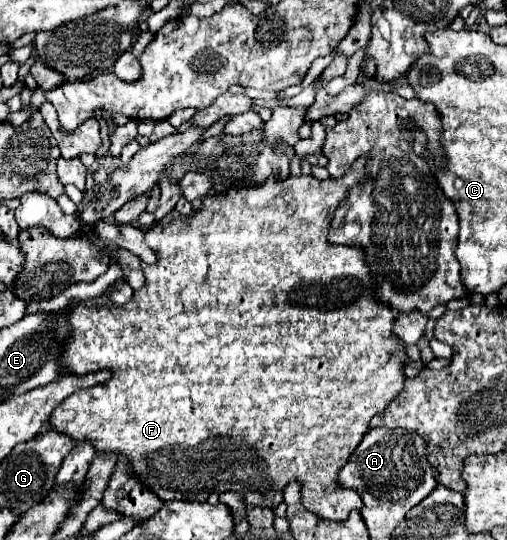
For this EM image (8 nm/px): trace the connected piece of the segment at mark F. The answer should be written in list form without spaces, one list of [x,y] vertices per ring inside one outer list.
[[[362,156],[362,160],[356,160],[350,170],[342,176],[342,178],[326,178],[322,182],[318,182],[314,176],[298,176],[298,178],[286,178],[284,182],[278,182],[274,178],[268,178],[262,186],[256,186],[256,188],[244,188],[244,190],[232,190],[232,192],[226,192],[224,196],[208,196],[204,198],[202,202],[202,208],[200,210],[194,210],[190,216],[182,216],[178,214],[176,210],[168,212],[162,220],[156,222],[156,226],[152,226],[148,232],[146,232],[146,244],[158,252],[160,260],[152,266],[144,266],[144,276],[146,276],[146,286],[136,290],[134,292],[134,298],[124,304],[124,306],[112,306],[112,304],[104,304],[104,306],[84,306],[84,304],[72,304],[70,306],[70,324],[72,324],[72,338],[66,346],[66,350],[62,352],[62,366],[66,366],[66,372],[74,372],[74,374],[86,374],[86,372],[96,372],[96,370],[104,370],[104,368],[110,368],[114,374],[108,382],[104,384],[98,384],[98,386],[92,386],[88,390],[82,390],[82,392],[74,392],[72,398],[66,398],[62,402],[60,408],[54,410],[52,418],[50,418],[50,426],[60,430],[60,432],[68,432],[68,436],[76,442],[88,438],[90,442],[94,442],[94,446],[98,448],[98,452],[118,452],[118,454],[126,454],[130,456],[132,460],[132,468],[134,468],[134,474],[146,482],[164,502],[168,500],[200,500],[200,502],[206,502],[206,498],[212,494],[212,492],[228,492],[228,490],[236,490],[240,494],[244,494],[244,500],[246,504],[252,504],[252,506],[266,506],[266,508],[276,508],[280,502],[282,502],[282,492],[286,488],[288,482],[292,480],[300,480],[302,486],[304,486],[304,494],[302,494],[302,504],[314,512],[316,516],[320,518],[328,518],[328,520],[346,520],[346,516],[352,512],[352,510],[360,510],[362,508],[362,500],[358,496],[358,492],[354,490],[348,490],[348,488],[338,488],[338,468],[342,468],[342,464],[346,464],[346,460],[350,460],[350,452],[354,452],[354,448],[358,446],[358,440],[362,440],[362,436],[370,430],[370,420],[376,416],[376,414],[382,414],[386,410],[386,406],[390,404],[390,400],[394,400],[394,396],[398,396],[398,392],[404,388],[404,368],[406,364],[410,362],[406,350],[404,350],[404,340],[400,340],[394,332],[392,332],[392,326],[394,326],[394,320],[396,320],[396,312],[384,304],[382,300],[378,300],[378,296],[374,294],[374,276],[370,276],[370,268],[366,264],[366,250],[364,248],[356,248],[356,244],[330,244],[328,242],[328,230],[330,230],[330,220],[332,220],[332,212],[338,208],[338,204],[342,204],[342,200],[346,200],[346,192],[350,192],[350,188],[354,184],[358,184],[362,178],[364,178],[364,164],[368,162],[368,156]]]

